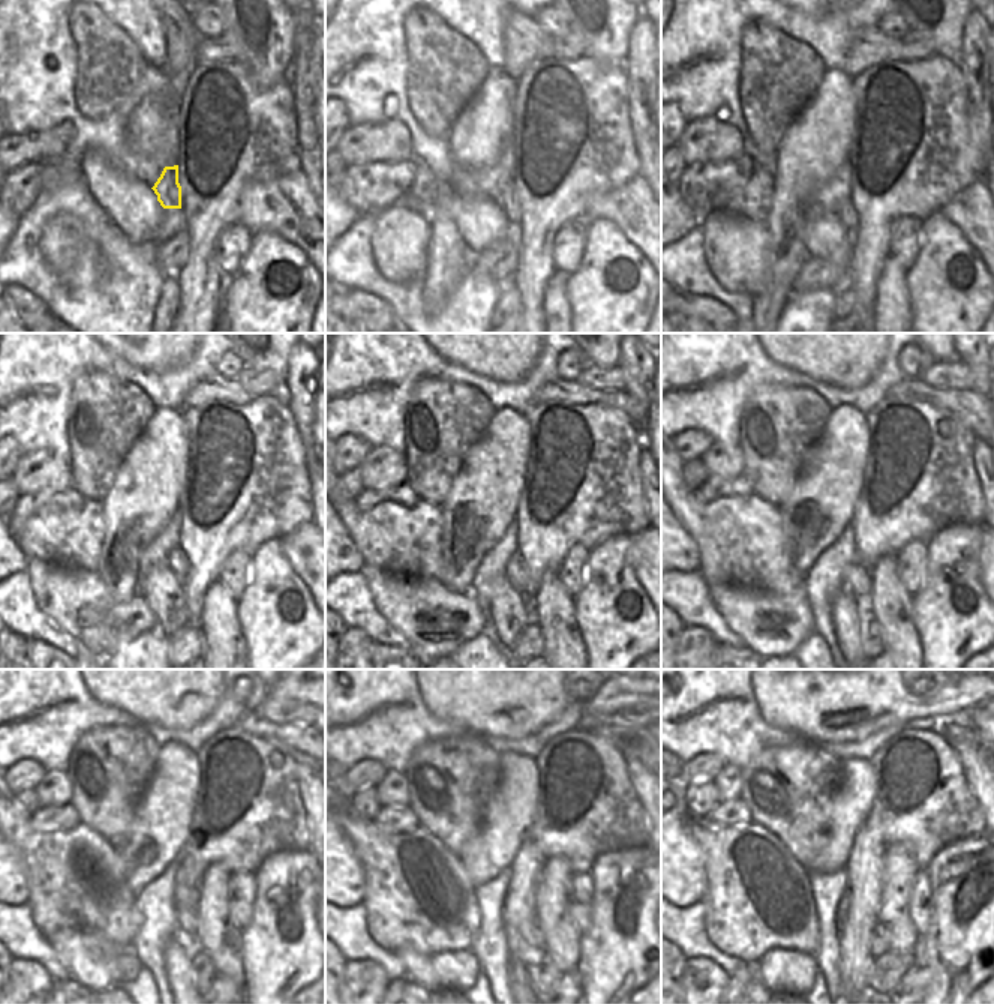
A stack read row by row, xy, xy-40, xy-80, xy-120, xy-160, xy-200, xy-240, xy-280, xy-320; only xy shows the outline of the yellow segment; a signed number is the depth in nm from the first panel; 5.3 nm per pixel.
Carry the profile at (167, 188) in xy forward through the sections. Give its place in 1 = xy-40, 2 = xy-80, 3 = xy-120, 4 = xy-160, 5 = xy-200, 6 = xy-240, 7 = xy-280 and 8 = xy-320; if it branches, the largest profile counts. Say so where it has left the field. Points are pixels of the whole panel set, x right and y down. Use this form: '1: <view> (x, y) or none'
1: xy-40 (507, 200)
2: xy-80 (846, 212)
3: xy-120 (176, 560)
4: xy-160 (516, 575)
5: xy-200 (856, 577)
6: xy-240 (185, 920)
7: xy-280 (535, 940)
8: xy-320 (879, 944)

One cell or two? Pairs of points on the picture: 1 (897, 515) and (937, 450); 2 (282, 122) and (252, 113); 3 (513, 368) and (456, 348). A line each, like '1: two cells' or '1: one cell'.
1: one cell
2: one cell
3: one cell

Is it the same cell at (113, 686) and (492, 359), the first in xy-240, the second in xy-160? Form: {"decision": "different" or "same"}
{"decision": "same"}

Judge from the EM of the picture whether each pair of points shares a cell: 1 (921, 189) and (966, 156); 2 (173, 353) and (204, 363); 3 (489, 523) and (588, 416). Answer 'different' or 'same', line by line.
1: same
2: different
3: different

